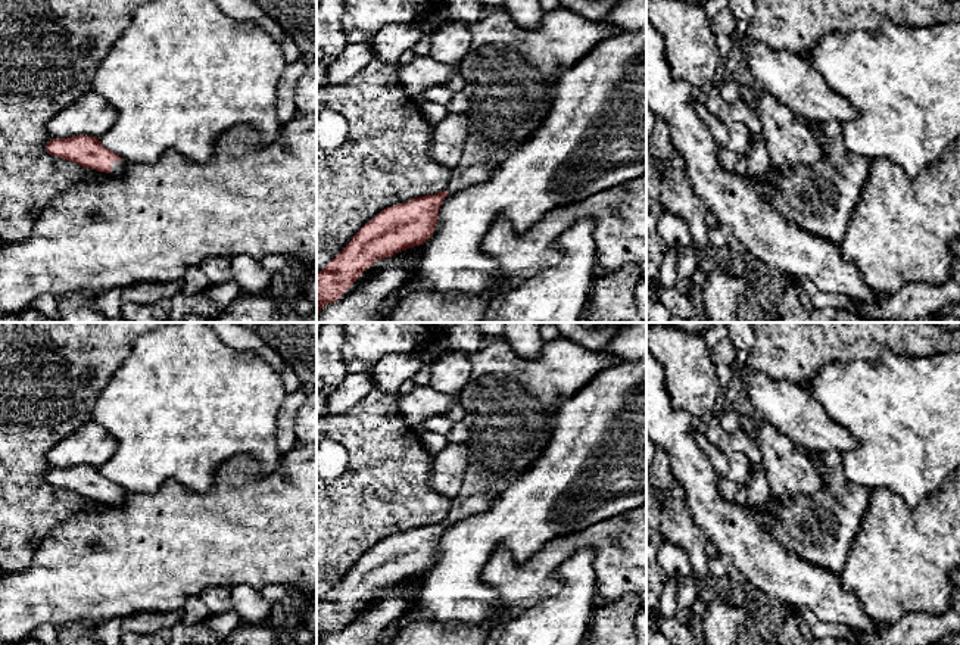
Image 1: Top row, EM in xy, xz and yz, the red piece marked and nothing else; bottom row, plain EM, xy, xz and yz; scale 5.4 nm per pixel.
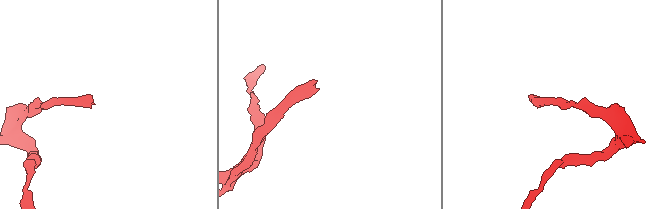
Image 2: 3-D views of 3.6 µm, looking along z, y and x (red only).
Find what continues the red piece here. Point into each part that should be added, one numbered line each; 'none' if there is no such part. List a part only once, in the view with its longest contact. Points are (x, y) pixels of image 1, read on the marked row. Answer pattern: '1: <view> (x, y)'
1: xy (118, 168)

